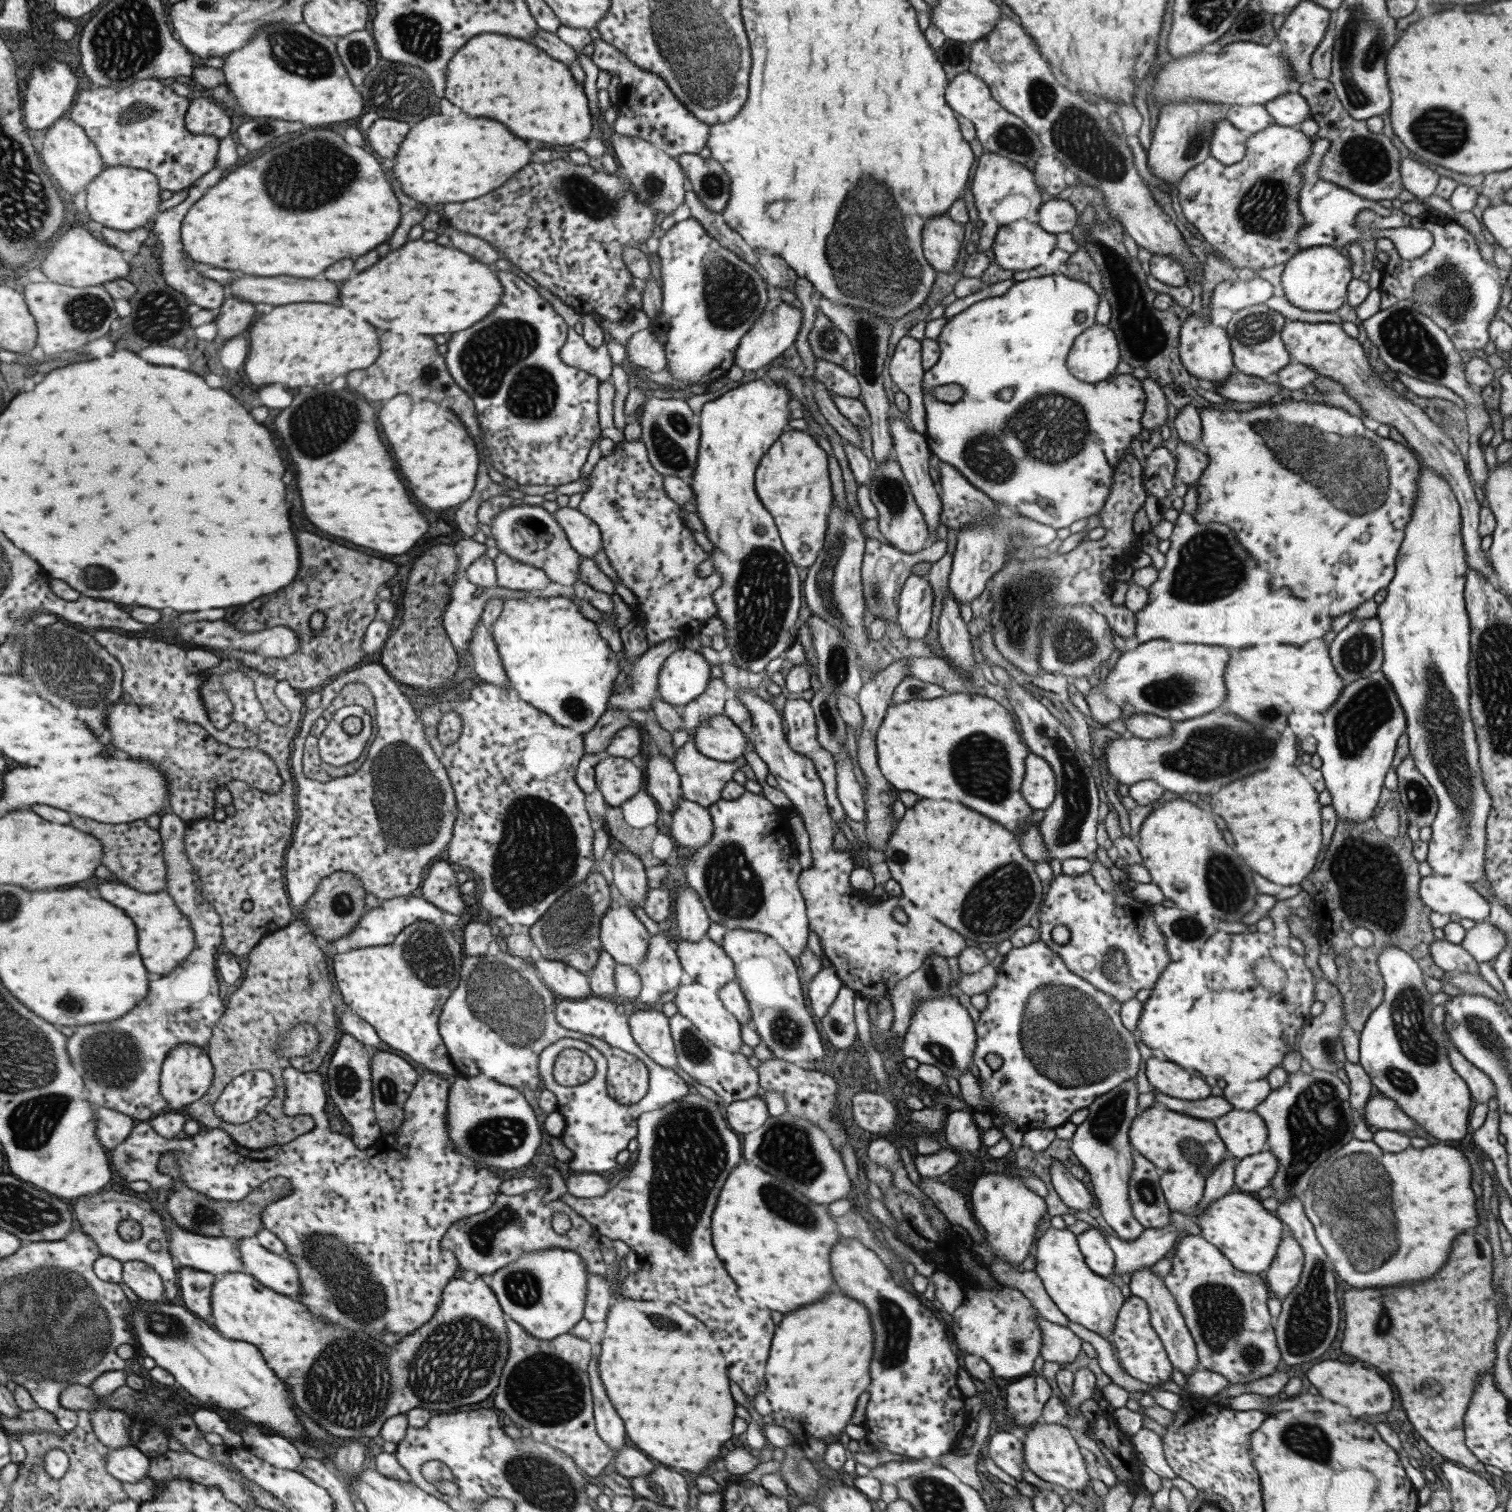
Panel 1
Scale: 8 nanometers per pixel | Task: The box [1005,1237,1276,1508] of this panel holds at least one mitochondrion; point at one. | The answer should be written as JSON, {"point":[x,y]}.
{"point":[1219,1310]}

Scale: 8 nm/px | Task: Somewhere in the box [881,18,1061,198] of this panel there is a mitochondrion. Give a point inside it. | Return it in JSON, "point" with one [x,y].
{"point":[1011,138]}

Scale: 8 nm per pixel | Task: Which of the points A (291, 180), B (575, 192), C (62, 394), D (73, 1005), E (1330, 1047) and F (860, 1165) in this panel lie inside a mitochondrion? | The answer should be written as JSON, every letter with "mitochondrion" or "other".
{"A":"mitochondrion","B":"mitochondrion","C":"other","D":"mitochondrion","E":"mitochondrion","F":"other"}

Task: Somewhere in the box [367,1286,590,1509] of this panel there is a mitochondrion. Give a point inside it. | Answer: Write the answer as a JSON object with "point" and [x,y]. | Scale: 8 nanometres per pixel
{"point":[543,1389]}

